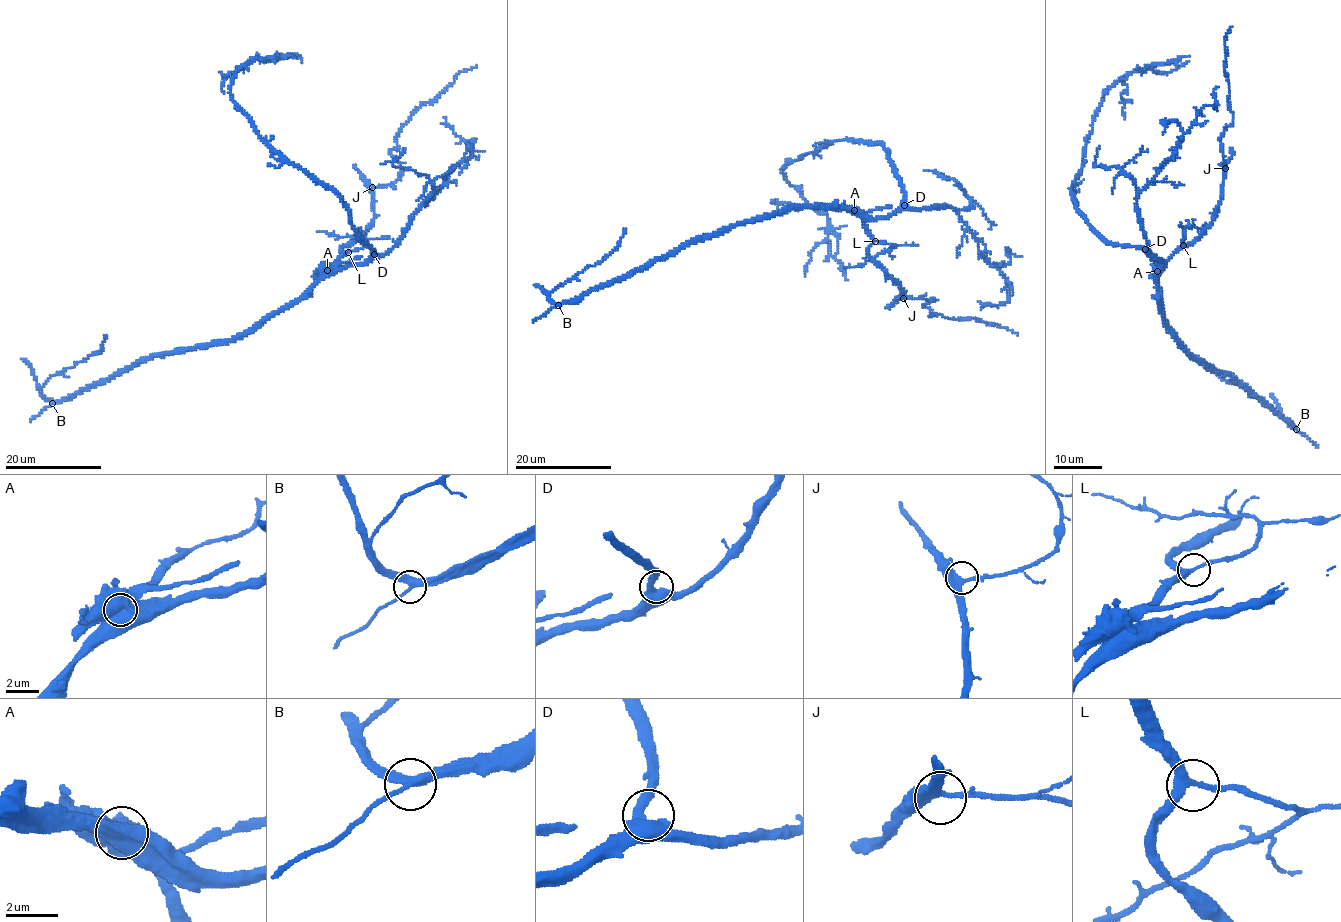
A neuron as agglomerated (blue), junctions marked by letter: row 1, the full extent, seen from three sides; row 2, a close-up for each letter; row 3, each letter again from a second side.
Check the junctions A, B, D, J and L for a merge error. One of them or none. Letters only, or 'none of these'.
A

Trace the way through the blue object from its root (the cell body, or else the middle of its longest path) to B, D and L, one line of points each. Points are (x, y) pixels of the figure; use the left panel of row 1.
B: (322, 280), (301, 298), (234, 337), (141, 359), (109, 379), (86, 386), (79, 393), (52, 403)
D: (322, 280), (348, 266), (366, 264), (374, 254)
L: (322, 280), (322, 273), (348, 252)

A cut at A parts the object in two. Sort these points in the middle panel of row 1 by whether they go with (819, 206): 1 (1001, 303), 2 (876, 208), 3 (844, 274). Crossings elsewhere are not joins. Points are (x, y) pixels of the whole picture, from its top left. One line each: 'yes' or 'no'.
1: yes
2: no
3: yes

